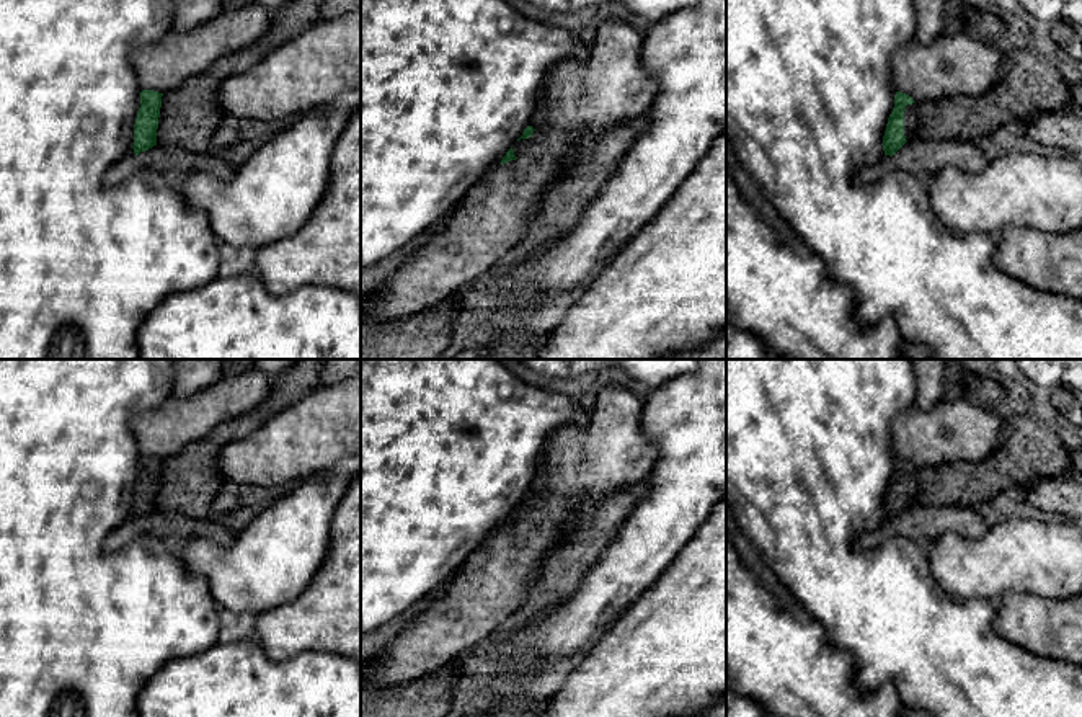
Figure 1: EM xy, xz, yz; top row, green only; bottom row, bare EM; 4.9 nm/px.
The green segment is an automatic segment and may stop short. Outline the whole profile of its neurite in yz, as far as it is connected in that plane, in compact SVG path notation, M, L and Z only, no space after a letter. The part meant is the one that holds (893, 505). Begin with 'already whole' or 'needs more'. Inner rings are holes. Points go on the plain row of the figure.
needs more; M896 457L894 474L888 483L886 497L883 501L885 521L893 523L919 495L920 483L917 467L909 461Z

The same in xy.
already whole; M153 456L140 457L140 474L134 490L134 519L139 521L157 511L157 495L163 459Z

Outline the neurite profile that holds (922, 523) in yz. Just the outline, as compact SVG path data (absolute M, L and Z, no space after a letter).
M912 503L893 521L893 528L896 534L927 546L950 531L964 537L981 537L991 526L969 506Z

